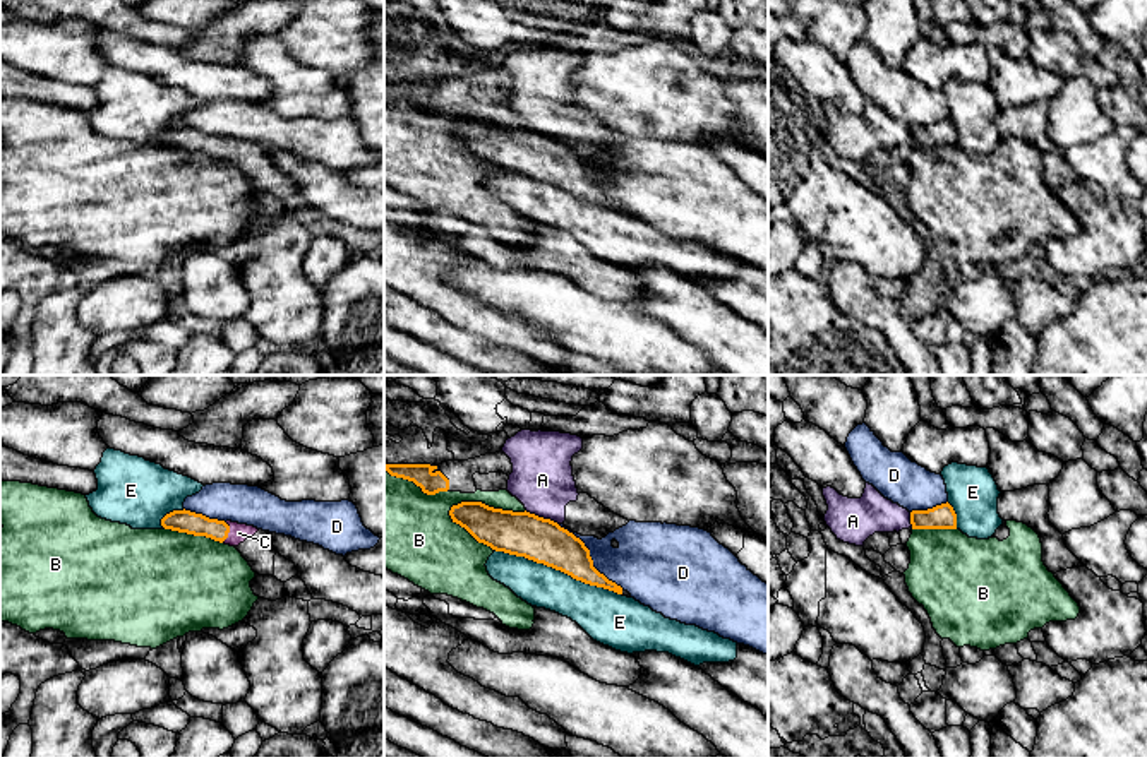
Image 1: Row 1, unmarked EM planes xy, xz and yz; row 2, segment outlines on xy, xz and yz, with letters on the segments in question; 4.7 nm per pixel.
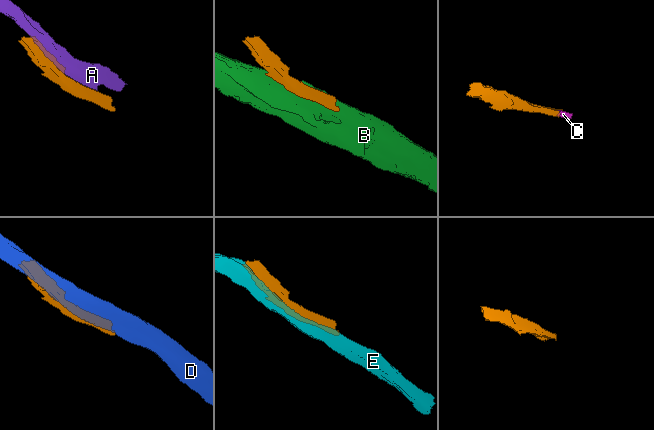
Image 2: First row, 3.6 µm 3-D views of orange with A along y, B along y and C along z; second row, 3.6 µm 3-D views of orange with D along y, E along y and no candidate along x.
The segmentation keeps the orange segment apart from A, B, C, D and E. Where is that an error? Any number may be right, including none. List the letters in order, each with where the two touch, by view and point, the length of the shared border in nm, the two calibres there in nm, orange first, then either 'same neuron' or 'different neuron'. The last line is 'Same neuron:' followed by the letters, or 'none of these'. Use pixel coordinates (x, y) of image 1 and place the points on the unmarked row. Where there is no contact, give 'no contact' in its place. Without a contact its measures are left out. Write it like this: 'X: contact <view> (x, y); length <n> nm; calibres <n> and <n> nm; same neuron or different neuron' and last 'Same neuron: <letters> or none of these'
A: contact xz (542, 134); length 170 nm; calibres 200 and 300 nm; different neuron
B: contact xz (484, 120); length 360 nm; calibres 200 and 200 nm; different neuron
C: contact xy (228, 148); length 100 nm; calibres 110 and 90 nm; same neuron
D: contact xz (590, 173); length 440 nm; calibres 200 and 280 nm; different neuron
E: contact xz (558, 185); length 650 nm; calibres 200 and 220 nm; different neuron
Same neuron: C

